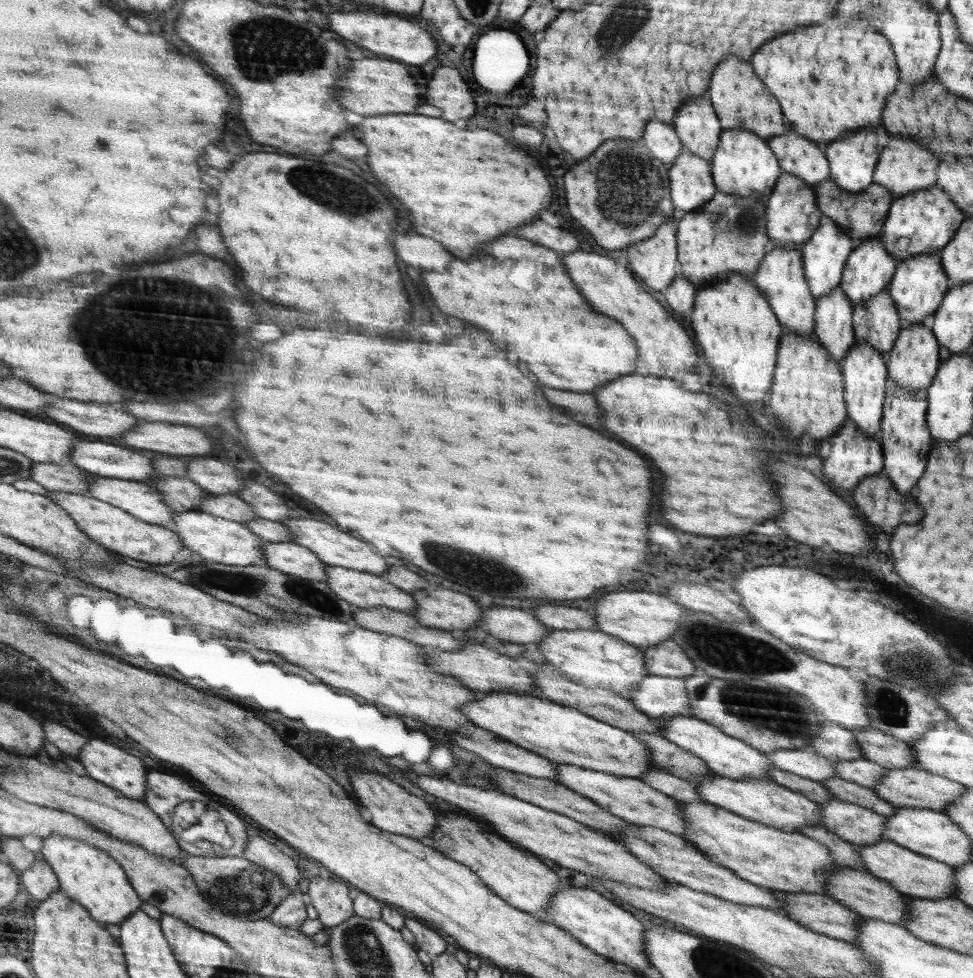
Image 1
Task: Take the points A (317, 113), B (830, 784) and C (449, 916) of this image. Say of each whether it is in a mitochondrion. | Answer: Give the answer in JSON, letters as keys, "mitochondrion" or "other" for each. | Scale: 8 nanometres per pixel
{"A":"other","B":"other","C":"other"}

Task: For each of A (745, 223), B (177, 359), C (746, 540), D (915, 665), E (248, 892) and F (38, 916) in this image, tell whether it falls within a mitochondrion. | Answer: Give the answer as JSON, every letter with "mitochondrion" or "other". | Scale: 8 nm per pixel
{"A":"mitochondrion","B":"mitochondrion","C":"other","D":"mitochondrion","E":"mitochondrion","F":"other"}

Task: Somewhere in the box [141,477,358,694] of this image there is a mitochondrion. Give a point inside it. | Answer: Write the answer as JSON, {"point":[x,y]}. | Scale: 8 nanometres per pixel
{"point":[256,586]}

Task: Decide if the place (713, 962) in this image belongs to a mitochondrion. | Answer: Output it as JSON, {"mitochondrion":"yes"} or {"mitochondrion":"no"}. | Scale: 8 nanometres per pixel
{"mitochondrion":"yes"}

